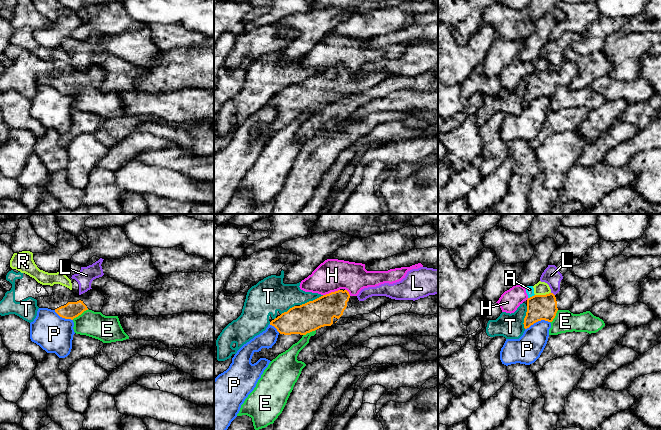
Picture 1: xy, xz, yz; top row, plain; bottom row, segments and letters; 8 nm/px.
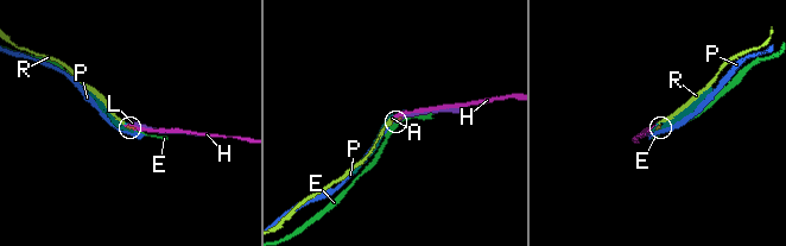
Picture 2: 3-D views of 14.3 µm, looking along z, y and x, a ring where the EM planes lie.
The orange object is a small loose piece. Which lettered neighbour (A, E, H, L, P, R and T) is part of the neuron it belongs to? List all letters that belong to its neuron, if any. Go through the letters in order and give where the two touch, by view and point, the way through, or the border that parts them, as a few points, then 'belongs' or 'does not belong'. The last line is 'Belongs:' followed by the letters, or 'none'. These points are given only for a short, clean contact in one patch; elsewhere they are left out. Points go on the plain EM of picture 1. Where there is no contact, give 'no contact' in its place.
A: meets orange in yz at (532, 72); border along yz (534, 70), (528, 74); does not belong
E: meets orange in xy at (80, 90); does not belong
H: meets orange in xz at (331, 68); border along xz (339, 65), (323, 71); does not belong
L: meets orange in yz at (553, 70); border along yz (551, 68), (554, 71); does not belong
P: meets orange in yz at (537, 97); does not belong
R: meets orange in yz at (542, 71); border along yz (550, 68), (535, 71); does not belong
T: meets orange in xz at (311, 77); does not belong
Belongs: none

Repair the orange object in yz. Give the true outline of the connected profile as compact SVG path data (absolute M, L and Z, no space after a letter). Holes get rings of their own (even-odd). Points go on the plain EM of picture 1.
M565 60L556 71L549 69L528 74L524 104L527 105L541 96L552 98L558 86L569 86L579 74L578 66L568 60Z

